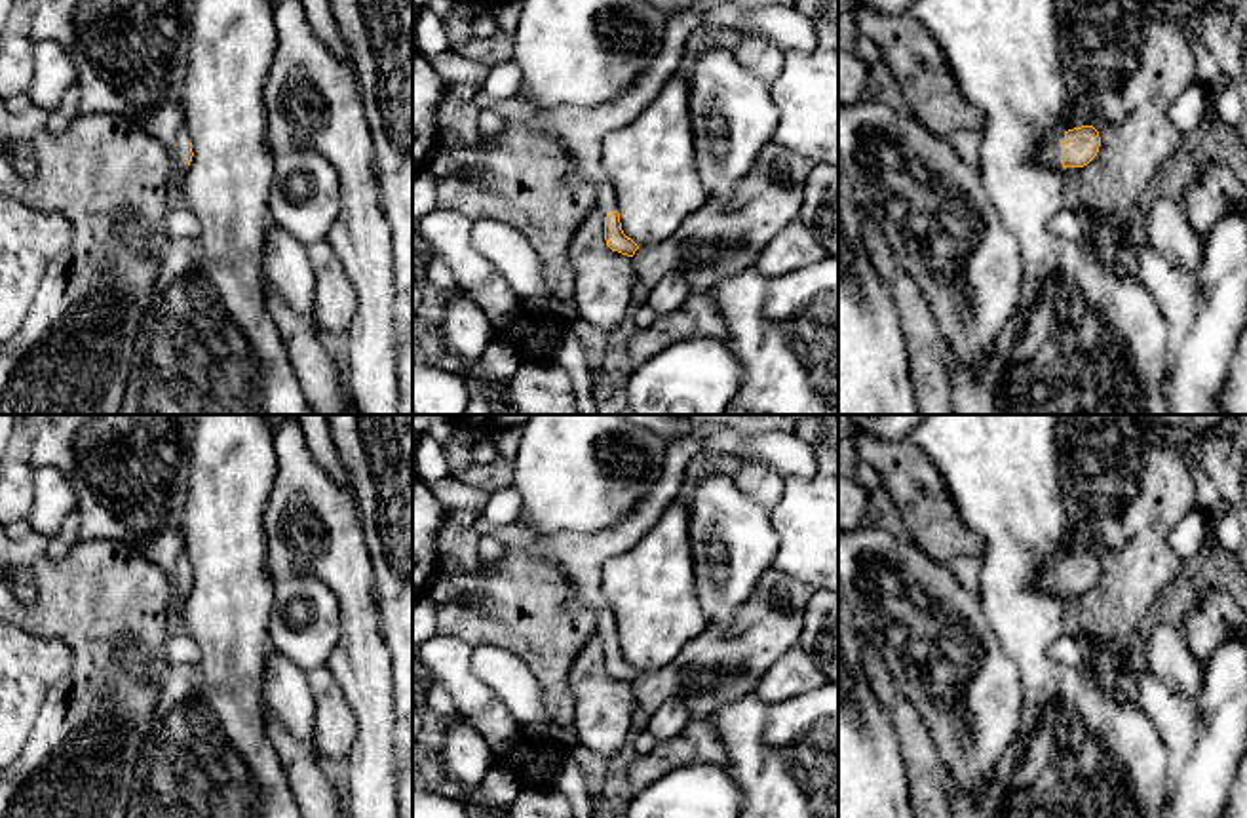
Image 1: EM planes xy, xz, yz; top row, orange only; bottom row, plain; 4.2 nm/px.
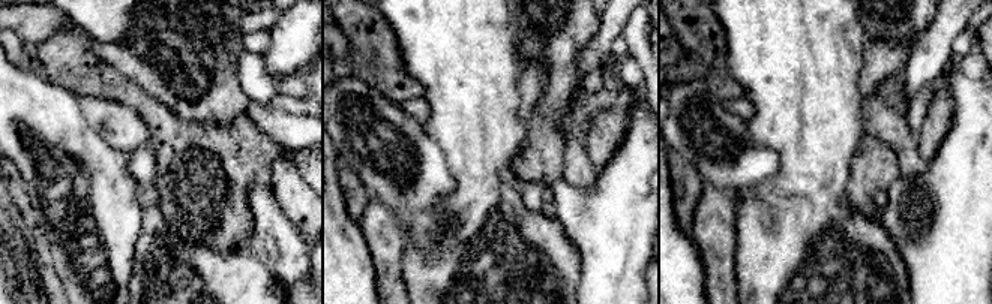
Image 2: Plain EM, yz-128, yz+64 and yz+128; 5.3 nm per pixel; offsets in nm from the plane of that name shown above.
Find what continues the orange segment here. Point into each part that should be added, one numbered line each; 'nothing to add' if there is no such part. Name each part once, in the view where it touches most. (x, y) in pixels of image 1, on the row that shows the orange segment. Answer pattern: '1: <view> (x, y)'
1: yz (1050, 149)

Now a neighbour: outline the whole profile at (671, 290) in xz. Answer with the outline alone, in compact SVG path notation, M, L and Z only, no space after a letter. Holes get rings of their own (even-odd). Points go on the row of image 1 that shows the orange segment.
M682 274L663 276L646 295L641 297L656 316L675 312L692 293L688 280Z

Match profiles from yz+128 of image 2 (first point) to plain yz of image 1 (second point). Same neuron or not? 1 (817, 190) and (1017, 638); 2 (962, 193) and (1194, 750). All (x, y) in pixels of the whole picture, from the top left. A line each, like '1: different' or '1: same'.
1: same
2: same

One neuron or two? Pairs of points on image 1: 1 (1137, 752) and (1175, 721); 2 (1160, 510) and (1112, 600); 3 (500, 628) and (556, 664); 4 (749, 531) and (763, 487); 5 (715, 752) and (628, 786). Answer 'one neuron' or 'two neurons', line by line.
1: two neurons
2: one neuron
3: one neuron
4: two neurons
5: one neuron

